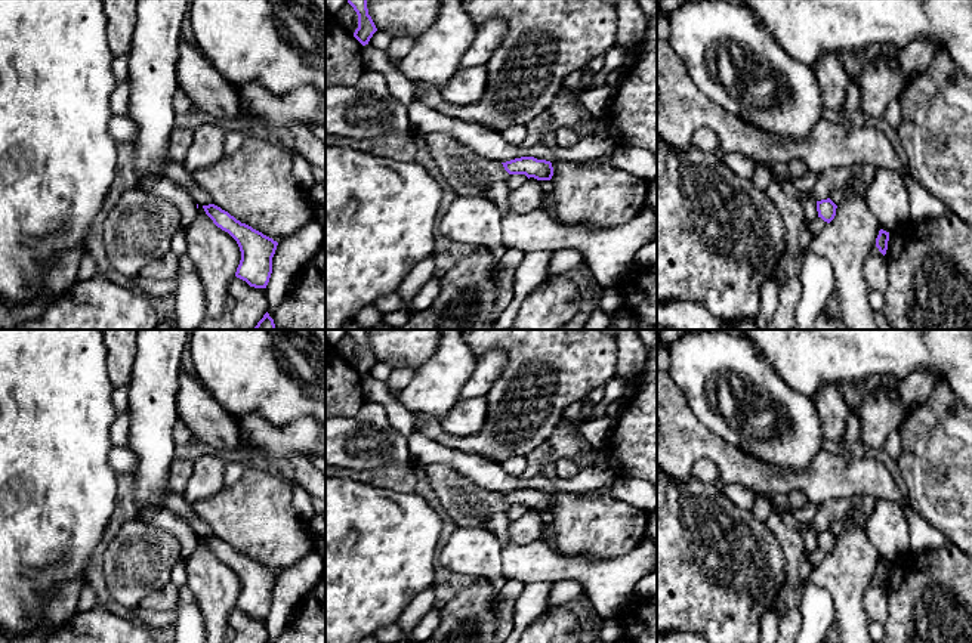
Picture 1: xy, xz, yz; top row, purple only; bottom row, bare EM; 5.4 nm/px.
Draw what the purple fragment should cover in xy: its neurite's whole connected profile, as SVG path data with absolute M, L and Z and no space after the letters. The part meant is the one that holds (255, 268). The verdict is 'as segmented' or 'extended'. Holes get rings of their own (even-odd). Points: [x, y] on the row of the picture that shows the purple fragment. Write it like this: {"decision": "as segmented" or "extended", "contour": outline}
{"decision": "as segmented", "contour": "M215 204L203 205L203 208L213 223L228 232L240 247L241 260L235 276L246 281L250 287L266 288L278 242L252 226L241 223Z"}

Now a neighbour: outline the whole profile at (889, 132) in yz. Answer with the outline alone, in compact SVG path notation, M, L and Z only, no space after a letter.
M864 118L863 123L868 124L874 129L879 129L888 137L888 140L894 146L897 155L900 157L900 160L902 163L907 163L907 155L904 152L902 143L898 137L897 129L889 126L883 118Z

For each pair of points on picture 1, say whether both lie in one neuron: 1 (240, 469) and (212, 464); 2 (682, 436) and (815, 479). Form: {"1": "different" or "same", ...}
{"1": "different", "2": "same"}

